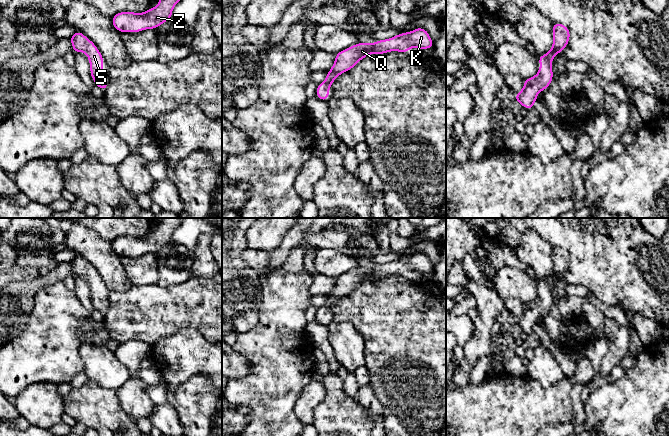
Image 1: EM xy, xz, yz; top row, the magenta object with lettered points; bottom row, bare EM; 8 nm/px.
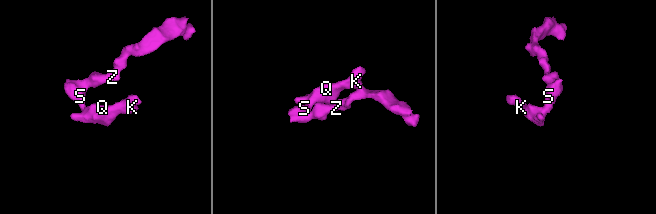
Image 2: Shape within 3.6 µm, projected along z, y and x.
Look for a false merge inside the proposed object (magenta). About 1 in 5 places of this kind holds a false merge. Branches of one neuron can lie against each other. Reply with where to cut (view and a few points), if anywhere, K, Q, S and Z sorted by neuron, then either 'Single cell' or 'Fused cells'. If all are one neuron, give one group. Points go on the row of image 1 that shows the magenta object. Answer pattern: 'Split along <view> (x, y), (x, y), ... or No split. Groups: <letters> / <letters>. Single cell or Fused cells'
No split. Groups: K Q S Z. Single cell

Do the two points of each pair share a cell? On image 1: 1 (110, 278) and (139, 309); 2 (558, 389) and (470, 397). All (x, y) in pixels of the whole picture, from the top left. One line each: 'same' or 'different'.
1: different
2: same

